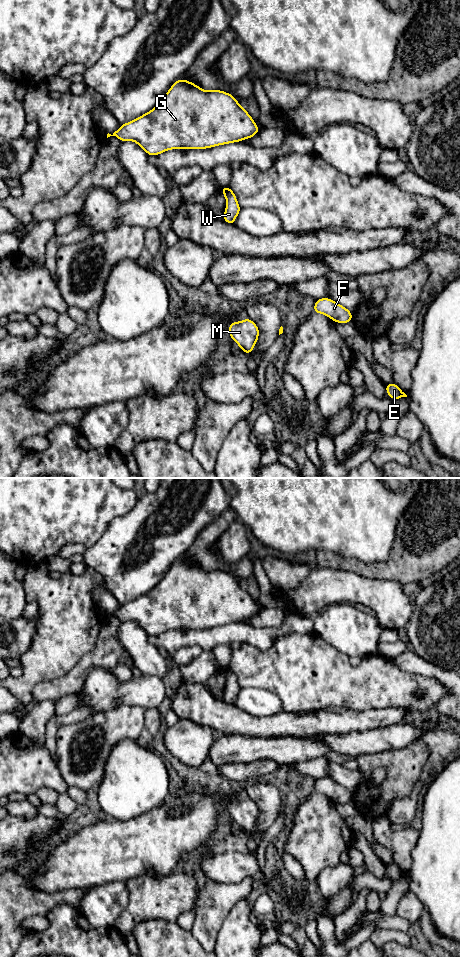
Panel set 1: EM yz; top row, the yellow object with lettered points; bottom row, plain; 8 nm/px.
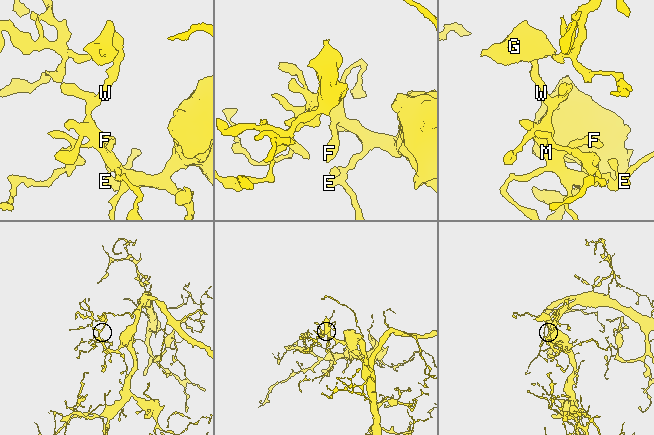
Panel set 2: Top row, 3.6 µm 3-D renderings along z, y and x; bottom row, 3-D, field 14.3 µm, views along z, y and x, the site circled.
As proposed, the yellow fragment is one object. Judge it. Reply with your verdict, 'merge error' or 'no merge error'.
no merge error

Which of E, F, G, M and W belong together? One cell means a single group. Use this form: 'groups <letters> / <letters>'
groups E F G M W

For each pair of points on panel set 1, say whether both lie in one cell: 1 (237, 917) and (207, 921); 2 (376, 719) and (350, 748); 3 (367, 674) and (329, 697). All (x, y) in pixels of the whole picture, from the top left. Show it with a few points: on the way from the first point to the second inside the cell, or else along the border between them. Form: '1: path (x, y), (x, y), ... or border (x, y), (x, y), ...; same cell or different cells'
1: border (238, 900), (224, 919), (215, 941); different cells
2: border (389, 725), (343, 734); different cells
3: path (358, 683), (355, 686), (340, 686), (338, 688); same cell

